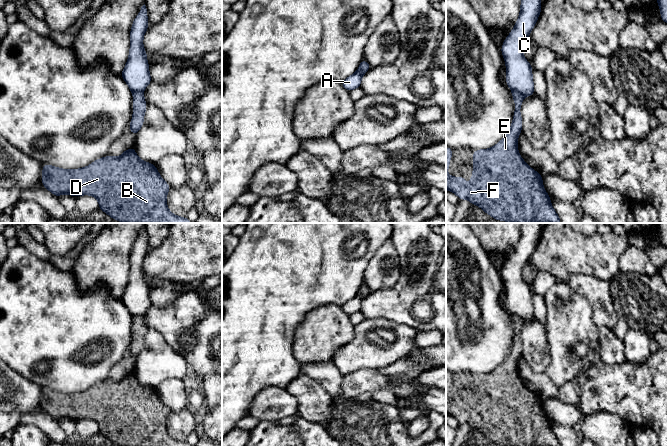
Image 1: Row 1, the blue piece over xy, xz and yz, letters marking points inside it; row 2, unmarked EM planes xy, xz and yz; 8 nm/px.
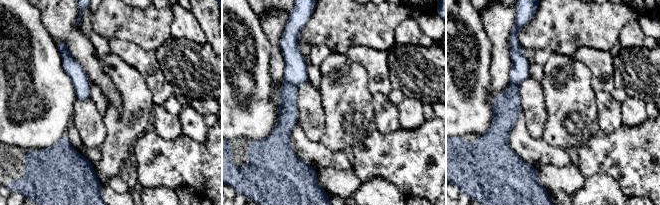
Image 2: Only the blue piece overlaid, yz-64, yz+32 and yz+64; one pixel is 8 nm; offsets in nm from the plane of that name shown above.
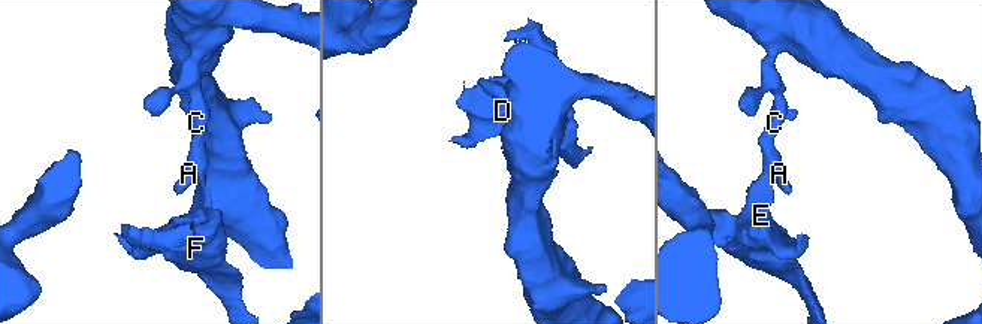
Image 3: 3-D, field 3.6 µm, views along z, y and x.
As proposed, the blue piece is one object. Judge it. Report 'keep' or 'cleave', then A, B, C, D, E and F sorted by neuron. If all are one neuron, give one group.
cleave | A C / B D E F

